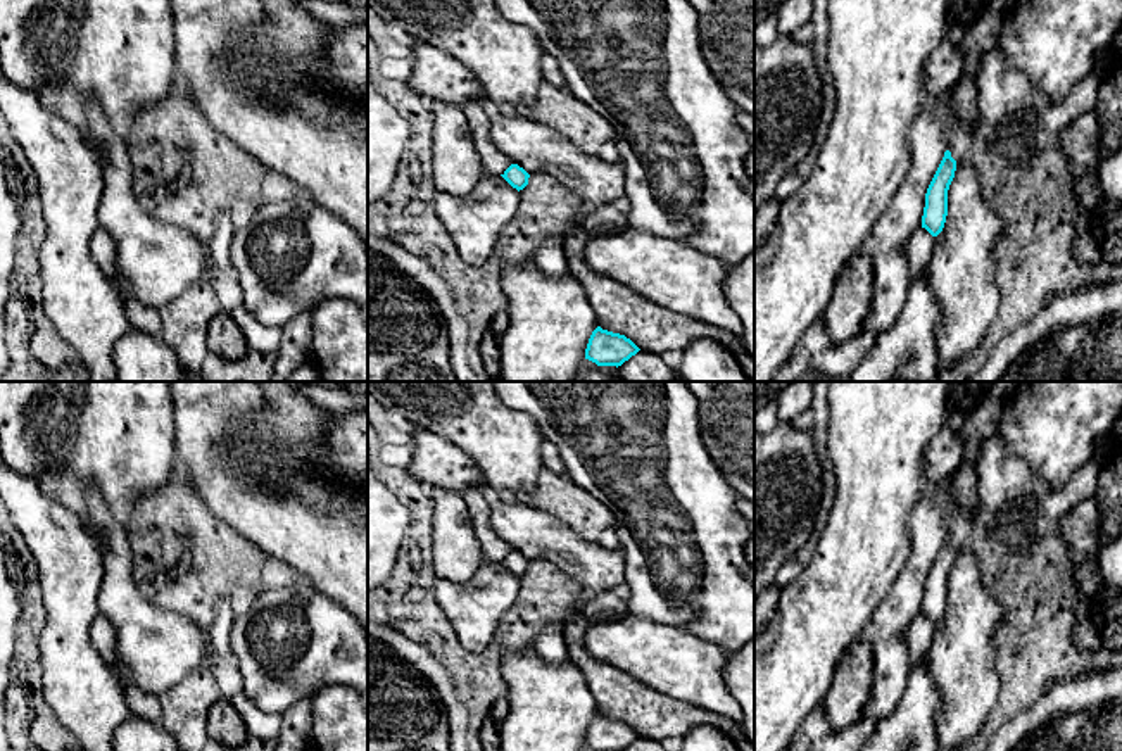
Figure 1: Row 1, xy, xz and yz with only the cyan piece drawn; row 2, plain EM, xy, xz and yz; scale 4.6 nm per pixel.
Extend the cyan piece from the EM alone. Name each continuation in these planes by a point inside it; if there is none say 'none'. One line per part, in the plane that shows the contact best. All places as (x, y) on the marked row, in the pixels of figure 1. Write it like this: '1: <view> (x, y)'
none

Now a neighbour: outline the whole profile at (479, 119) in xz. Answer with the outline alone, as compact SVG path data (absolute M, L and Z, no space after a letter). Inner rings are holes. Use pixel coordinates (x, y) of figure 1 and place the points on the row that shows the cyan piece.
M478 100L464 102L463 112L468 119L475 148L485 166L487 174L504 174L504 171L513 164L506 155L502 155L489 138L490 116L485 110L485 104Z

